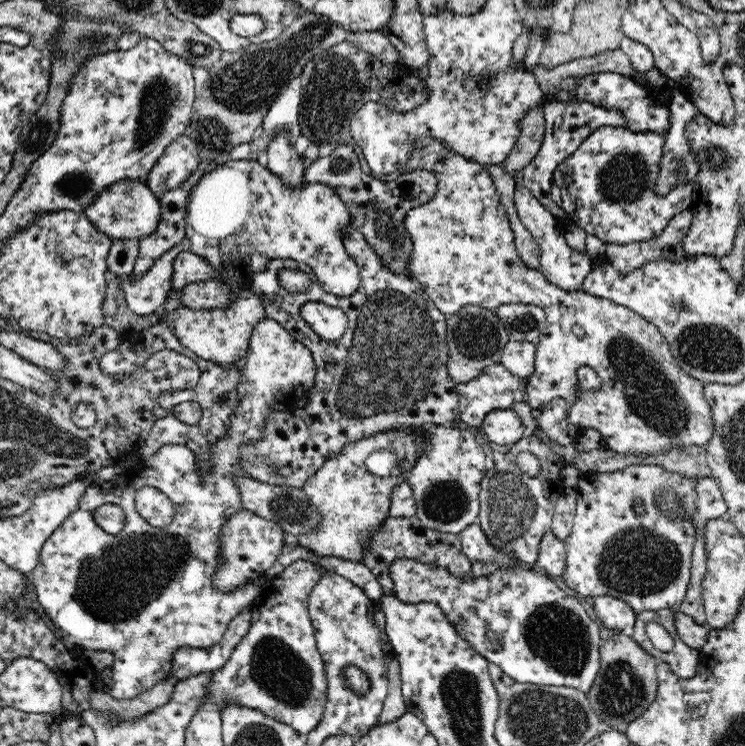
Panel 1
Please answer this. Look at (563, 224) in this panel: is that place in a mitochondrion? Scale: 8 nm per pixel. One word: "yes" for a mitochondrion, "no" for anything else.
no

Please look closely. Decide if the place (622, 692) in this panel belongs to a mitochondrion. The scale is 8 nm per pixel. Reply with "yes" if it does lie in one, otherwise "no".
yes

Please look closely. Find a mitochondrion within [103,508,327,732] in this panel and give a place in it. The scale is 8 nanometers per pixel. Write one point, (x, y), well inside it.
(276, 668)

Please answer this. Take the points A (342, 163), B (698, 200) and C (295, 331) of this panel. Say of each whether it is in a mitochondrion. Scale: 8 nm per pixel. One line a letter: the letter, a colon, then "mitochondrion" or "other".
A: mitochondrion
B: other
C: other

